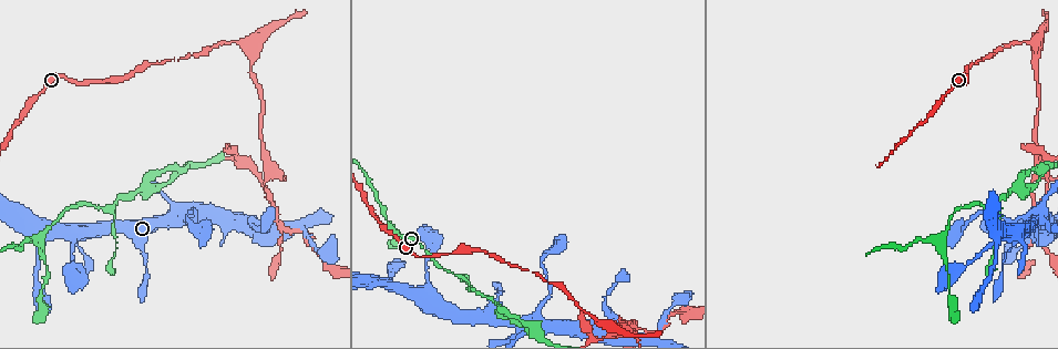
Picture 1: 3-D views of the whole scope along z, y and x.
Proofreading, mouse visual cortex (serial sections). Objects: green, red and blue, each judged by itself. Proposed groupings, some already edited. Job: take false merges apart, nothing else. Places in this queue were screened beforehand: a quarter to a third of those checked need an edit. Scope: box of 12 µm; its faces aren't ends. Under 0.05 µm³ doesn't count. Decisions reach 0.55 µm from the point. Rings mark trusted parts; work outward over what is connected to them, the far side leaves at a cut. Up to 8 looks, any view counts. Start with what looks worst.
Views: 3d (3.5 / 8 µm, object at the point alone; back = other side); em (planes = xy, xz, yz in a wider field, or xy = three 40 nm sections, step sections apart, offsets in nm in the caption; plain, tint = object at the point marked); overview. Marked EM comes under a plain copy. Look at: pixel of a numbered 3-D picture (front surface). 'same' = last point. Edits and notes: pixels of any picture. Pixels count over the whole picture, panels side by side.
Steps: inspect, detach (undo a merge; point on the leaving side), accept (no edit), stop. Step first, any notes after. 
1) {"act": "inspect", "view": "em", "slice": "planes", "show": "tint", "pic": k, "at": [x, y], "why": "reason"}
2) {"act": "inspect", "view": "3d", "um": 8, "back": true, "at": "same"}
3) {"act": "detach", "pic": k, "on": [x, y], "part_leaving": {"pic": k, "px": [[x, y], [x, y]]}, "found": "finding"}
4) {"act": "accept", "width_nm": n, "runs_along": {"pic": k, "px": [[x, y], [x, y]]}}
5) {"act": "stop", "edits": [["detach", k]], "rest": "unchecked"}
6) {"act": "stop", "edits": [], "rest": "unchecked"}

{"act": "inspect", "view": "3d", "um": 3.5, "back": true, "pic": 1, "at": [464, 279], "why": "a fork"}

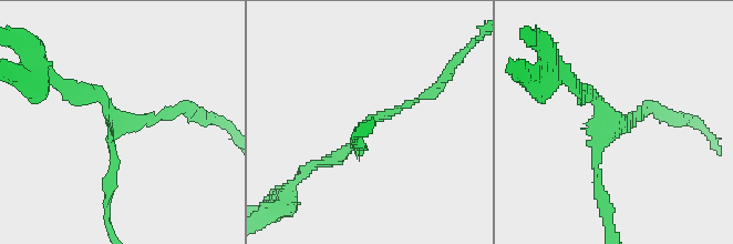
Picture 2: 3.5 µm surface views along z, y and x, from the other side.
{"act": "inspect", "view": "em", "slice": "xy", "step": 3, "show": "tint", "pic": 2, "at": [367, 117], "arms": 3, "arm_widths_nm": [100, 150, 200]}

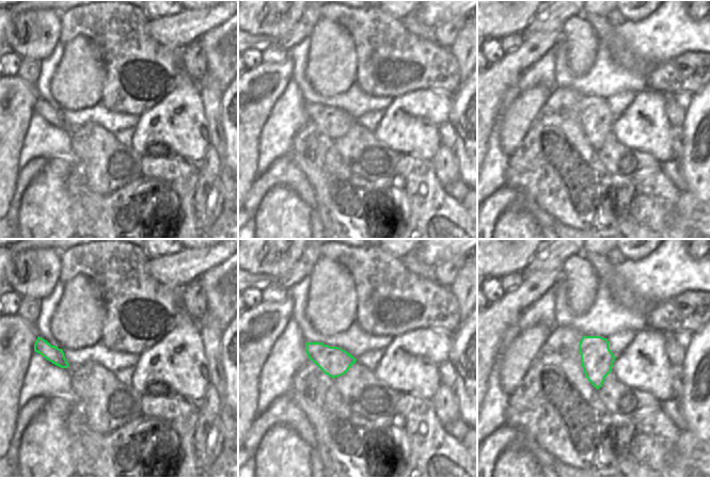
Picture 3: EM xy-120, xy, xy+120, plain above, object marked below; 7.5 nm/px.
{"act": "accept", "runs_along": {"pic": 2, "px": [[433, 93], [374, 119], [323, 164]]}, "found": "all the same cell"}

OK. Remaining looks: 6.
{"act": "inspect", "view": "3d", "um": 8, "pic": 1, "at": [393, 229], "why": "abrupt turn"}

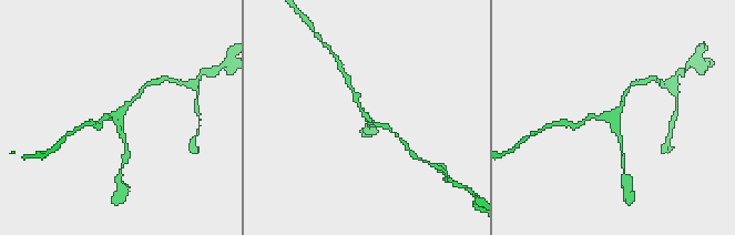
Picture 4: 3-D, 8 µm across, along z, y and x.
{"act": "inspect", "view": "em", "slice": "xy", "step": 5, "show": "tint", "pic": 4, "at": [116, 119], "arms": 3, "arm_widths_nm": [150, 150, 150]}

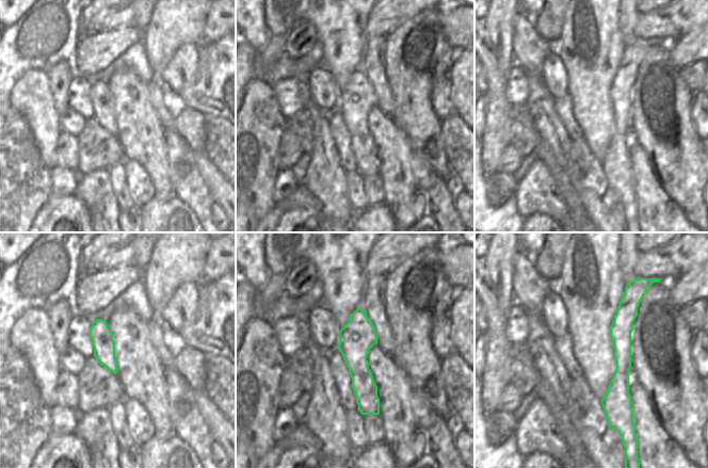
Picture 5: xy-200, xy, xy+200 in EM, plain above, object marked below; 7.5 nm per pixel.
{"act": "accept", "runs_along": {"pic": 5, "px": [[358, 311], [358, 369], [376, 412]]}, "found": "all the same cell"}

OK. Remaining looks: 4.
{"act": "inspect", "view": "3d", "um": 3.5, "pic": 1, "at": [596, 318], "why": "three-way junction"}

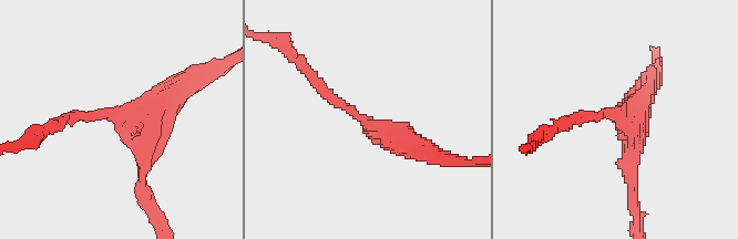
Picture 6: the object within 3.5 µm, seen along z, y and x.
{"act": "inspect", "view": "em", "slice": "xy", "step": 3, "show": "tint", "pic": 6, "at": [619, 116], "arms": 3, "arm_widths_nm": [150, 300, 400], "why": "shape alone is not enough"}

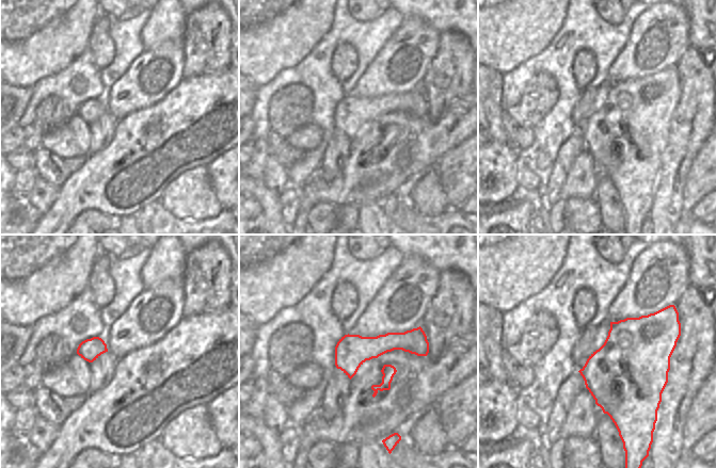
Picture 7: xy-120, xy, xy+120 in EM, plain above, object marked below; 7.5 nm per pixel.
{"act": "accept", "runs_along": {"pic": 7, "px": [[426, 344], [386, 342], [337, 362]]}, "found": "all the same cell"}

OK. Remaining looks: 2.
{"act": "inspect", "view": "em", "slice": "xy", "step": 1, "show": "tint", "pic": 1, "at": [275, 206], "why": "arms run side by side"}

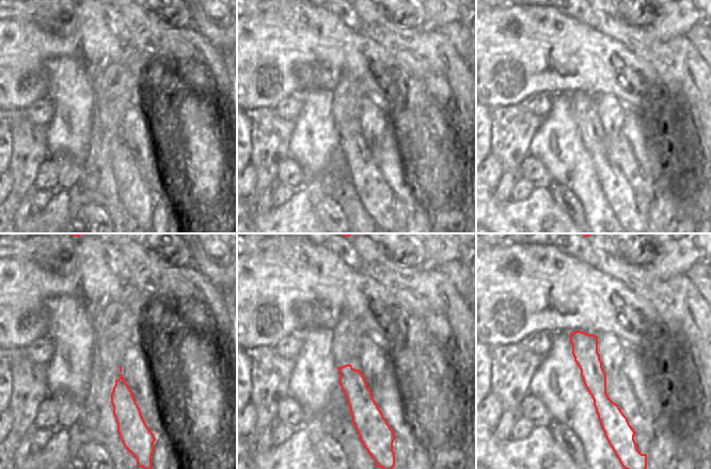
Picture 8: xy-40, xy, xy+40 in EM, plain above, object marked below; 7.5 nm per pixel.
{"act": "inspect", "view": "3d", "um": 3.5, "back": true, "at": "same"}

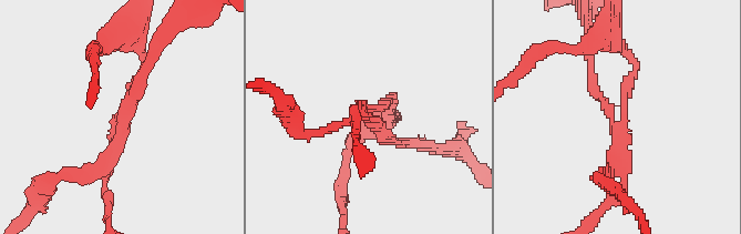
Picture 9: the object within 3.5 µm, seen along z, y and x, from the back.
{"act": "detach", "pic": 9, "on": [75, 172], "part_leaving": {"pic": 9, "px": [[116, 142], [103, 169], [39, 190]]}, "found": "a second cell is stuck on"}

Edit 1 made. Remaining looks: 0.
{"act": "stop", "edits": [["detach", 9]], "rest": "unchecked"}

